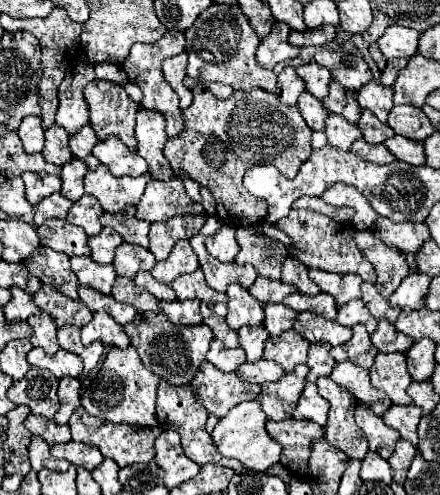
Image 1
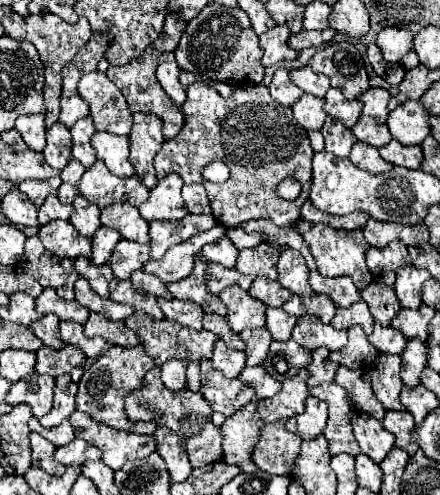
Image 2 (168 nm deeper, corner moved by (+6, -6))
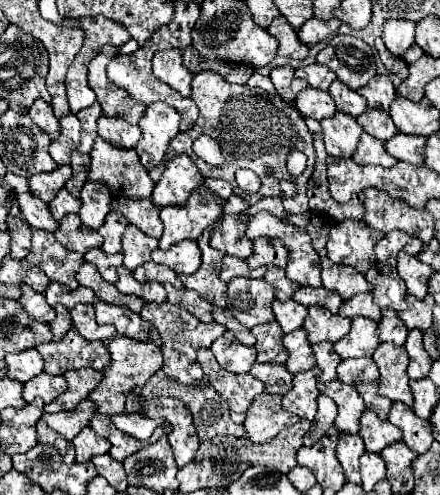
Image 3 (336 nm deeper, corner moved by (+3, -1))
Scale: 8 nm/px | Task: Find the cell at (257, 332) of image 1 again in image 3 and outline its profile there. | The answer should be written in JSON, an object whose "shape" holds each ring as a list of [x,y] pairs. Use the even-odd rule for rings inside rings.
{"shape":[[[277,321],[255,325],[251,333],[257,337],[255,349],[257,349],[257,361],[271,361],[271,363],[285,363],[287,361],[287,349],[283,347],[283,331]]]}

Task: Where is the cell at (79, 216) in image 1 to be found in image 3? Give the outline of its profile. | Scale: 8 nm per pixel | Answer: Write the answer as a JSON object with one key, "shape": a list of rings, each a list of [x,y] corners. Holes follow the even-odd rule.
{"shape":[[[87,181],[81,189],[81,201],[83,201],[83,207],[79,211],[81,221],[91,229],[99,229],[105,221],[105,215],[111,211],[113,201],[111,189],[107,189],[107,185],[103,185],[101,181]]]}

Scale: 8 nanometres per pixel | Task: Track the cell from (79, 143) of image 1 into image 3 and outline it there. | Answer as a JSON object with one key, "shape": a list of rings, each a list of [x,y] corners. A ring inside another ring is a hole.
{"shape":[[[95,101],[91,107],[87,109],[81,109],[77,113],[79,121],[81,121],[81,127],[83,127],[83,133],[81,133],[81,145],[77,147],[79,153],[91,153],[91,147],[93,147],[93,141],[97,137],[97,119],[101,117],[101,105]]]}

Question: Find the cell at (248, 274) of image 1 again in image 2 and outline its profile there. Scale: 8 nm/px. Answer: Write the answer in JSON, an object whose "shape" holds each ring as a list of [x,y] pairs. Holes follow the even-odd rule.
{"shape":[[[208,262],[208,270],[206,270],[206,286],[208,286],[208,290],[210,290],[212,294],[216,294],[216,296],[218,296],[224,288],[234,286],[234,284],[242,286],[242,290],[248,290],[252,282],[254,282],[254,278],[244,276],[244,274],[240,274],[240,272],[234,270],[234,268],[230,270],[230,268],[224,268],[224,266],[220,266],[220,264]]]}

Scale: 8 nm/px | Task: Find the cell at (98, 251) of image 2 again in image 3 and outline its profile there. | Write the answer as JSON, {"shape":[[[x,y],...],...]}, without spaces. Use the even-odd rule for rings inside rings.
{"shape":[[[109,213],[105,217],[105,223],[99,227],[99,235],[105,239],[103,241],[103,251],[105,253],[119,253],[121,251],[121,235],[127,227],[127,219],[123,213]]]}

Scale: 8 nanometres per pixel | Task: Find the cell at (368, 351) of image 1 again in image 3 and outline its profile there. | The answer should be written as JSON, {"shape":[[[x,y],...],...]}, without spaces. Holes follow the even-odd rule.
{"shape":[[[353,317],[351,331],[347,337],[339,339],[335,343],[335,351],[341,359],[351,359],[351,357],[371,357],[377,345],[381,343],[377,333],[377,323],[371,321],[369,317]]]}

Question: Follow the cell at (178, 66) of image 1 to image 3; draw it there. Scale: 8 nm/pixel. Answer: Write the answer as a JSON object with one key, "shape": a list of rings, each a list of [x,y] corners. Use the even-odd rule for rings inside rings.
{"shape":[[[181,49],[159,51],[153,57],[153,73],[163,83],[179,91],[183,97],[191,97],[191,79],[193,73],[183,65]]]}

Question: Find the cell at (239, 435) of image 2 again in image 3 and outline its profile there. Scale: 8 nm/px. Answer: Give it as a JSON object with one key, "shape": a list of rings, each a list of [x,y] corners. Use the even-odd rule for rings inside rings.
{"shape":[[[261,393],[249,407],[247,419],[243,425],[253,443],[265,443],[273,439],[283,427],[299,421],[299,417],[283,409],[281,399],[283,399],[281,395]]]}

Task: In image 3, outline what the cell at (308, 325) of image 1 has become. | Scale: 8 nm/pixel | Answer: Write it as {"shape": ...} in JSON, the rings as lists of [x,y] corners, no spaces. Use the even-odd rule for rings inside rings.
{"shape":[[[313,305],[309,307],[309,315],[305,317],[303,327],[309,333],[309,343],[319,343],[319,341],[335,343],[349,333],[351,319],[333,315],[331,311],[321,309],[319,305]]]}

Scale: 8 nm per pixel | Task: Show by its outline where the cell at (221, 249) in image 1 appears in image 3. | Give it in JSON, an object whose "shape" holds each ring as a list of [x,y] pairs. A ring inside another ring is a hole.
{"shape":[[[231,195],[225,203],[223,221],[211,233],[211,247],[239,259],[247,259],[253,253],[253,241],[245,237],[247,221],[239,219],[239,213],[249,209],[249,203],[241,195]]]}

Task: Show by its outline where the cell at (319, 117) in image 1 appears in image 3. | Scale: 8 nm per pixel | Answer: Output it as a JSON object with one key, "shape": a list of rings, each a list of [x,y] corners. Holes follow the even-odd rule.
{"shape":[[[307,87],[299,93],[299,97],[295,99],[295,107],[303,117],[313,117],[317,121],[331,117],[337,111],[333,97],[327,91],[313,89],[313,87]]]}

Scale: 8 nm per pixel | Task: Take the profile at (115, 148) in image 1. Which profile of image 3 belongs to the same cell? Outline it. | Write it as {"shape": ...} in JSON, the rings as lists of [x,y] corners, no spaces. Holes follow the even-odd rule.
{"shape":[[[101,115],[97,125],[99,125],[97,133],[105,141],[111,141],[111,143],[121,145],[125,149],[135,147],[139,137],[141,137],[141,129],[137,125],[127,123],[123,117],[105,117],[105,115]]]}

